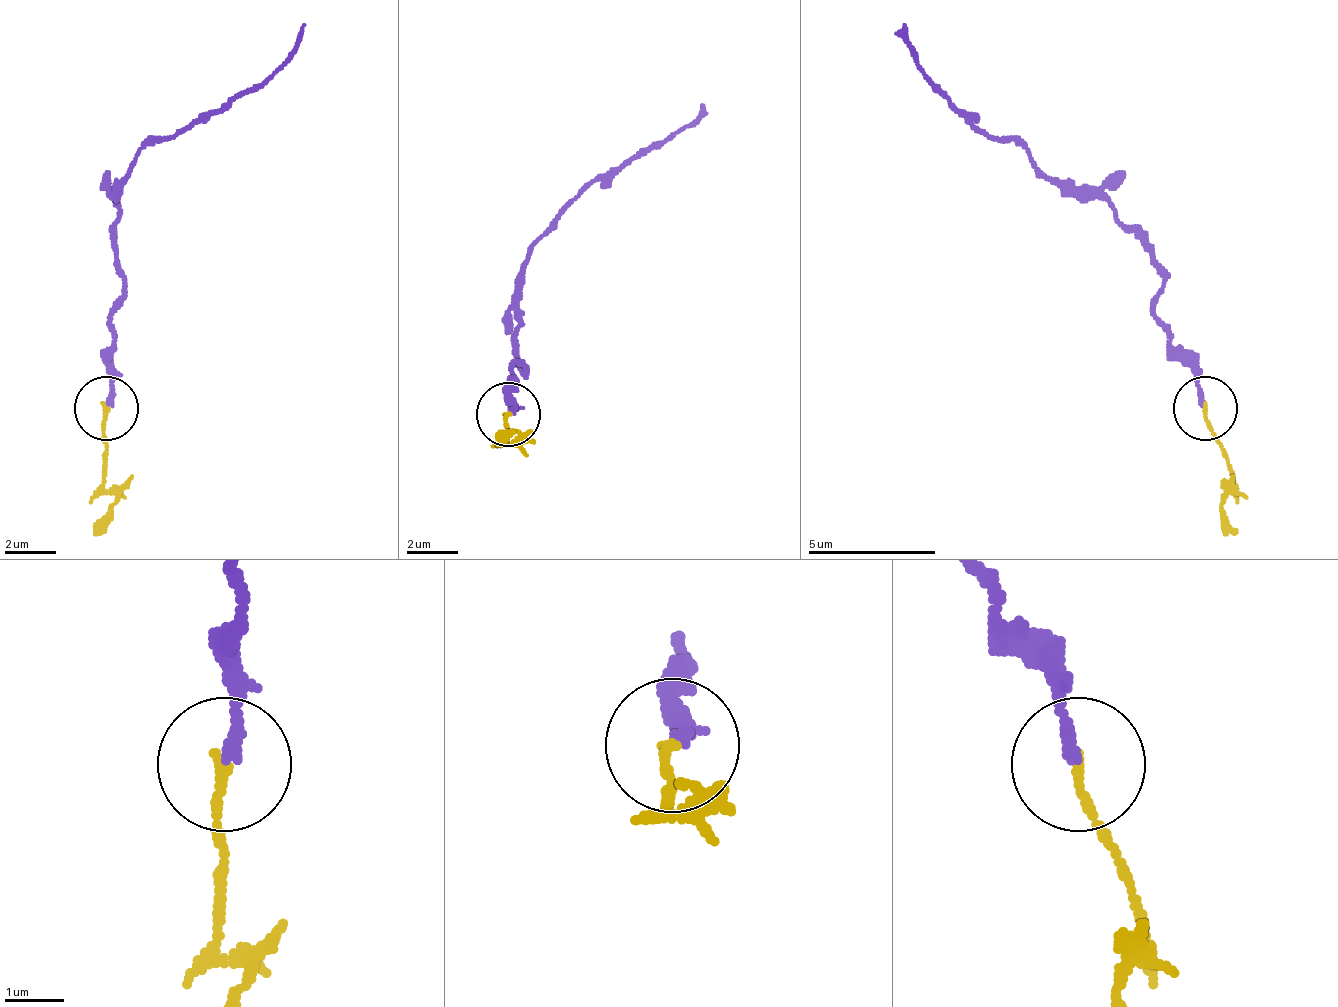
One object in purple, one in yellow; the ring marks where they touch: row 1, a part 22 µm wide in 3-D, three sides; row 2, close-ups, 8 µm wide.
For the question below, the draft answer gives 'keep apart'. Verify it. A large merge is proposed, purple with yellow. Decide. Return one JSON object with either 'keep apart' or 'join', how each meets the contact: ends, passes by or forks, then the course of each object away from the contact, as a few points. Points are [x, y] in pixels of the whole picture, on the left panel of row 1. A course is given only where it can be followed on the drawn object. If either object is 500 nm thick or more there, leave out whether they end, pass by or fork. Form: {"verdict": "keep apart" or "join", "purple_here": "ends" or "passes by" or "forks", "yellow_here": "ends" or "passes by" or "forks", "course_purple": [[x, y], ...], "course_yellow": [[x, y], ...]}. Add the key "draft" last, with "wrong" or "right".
{"verdict": "keep apart", "purple_here": "ends", "yellow_here": "ends", "course_purple": [[105, 409], [124, 268], [118, 198], [130, 160], [246, 96], [303, 25]], "course_yellow": [[105, 409], [105, 460], [118, 505], [98, 537]], "draft": "right"}

